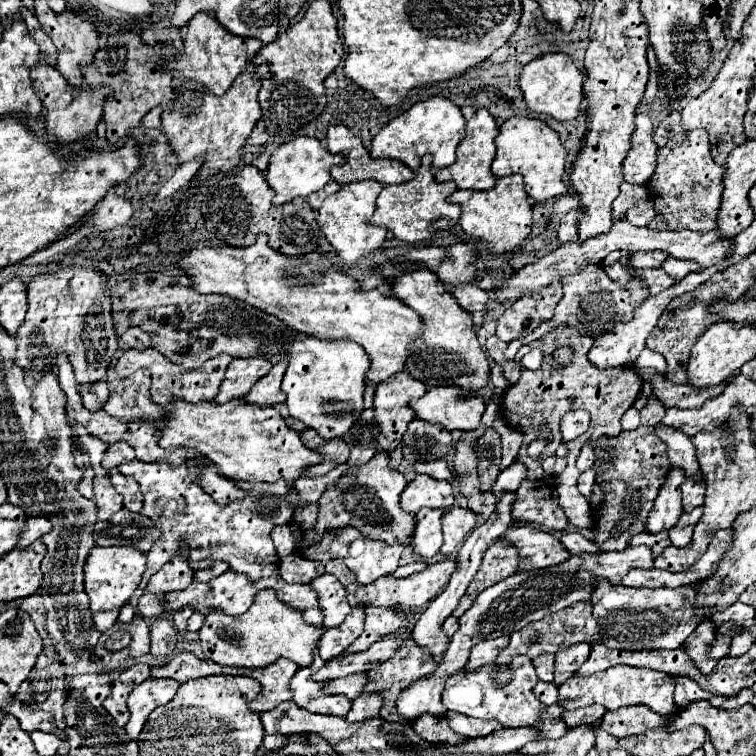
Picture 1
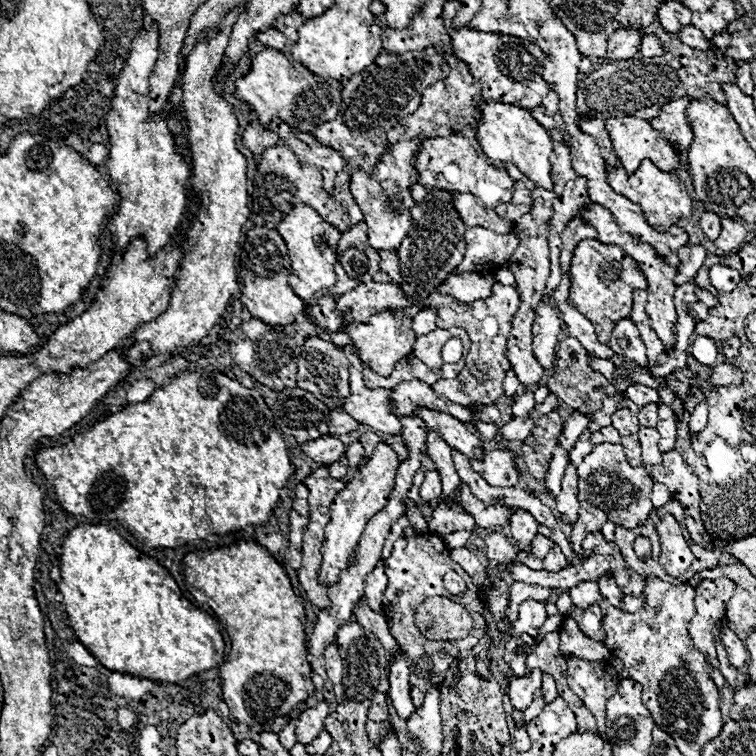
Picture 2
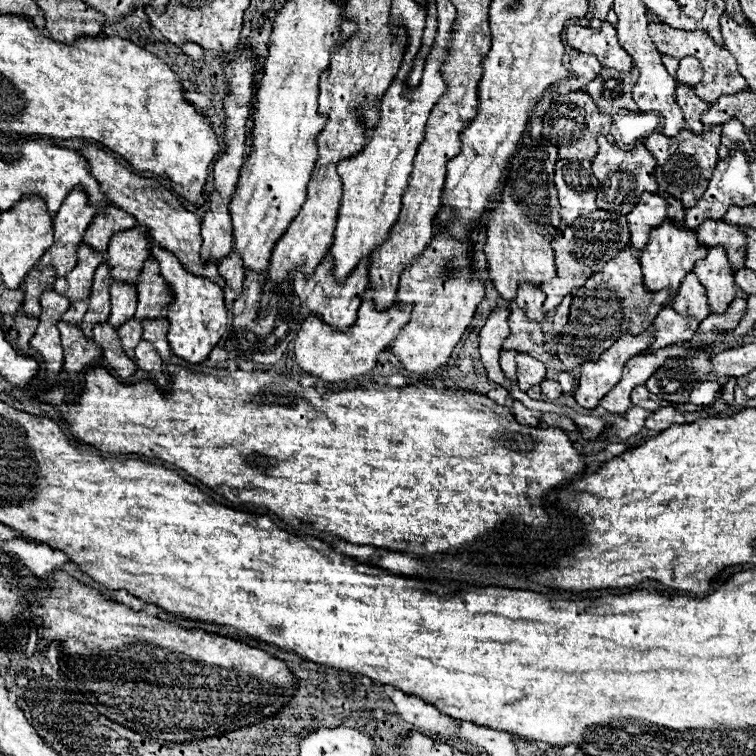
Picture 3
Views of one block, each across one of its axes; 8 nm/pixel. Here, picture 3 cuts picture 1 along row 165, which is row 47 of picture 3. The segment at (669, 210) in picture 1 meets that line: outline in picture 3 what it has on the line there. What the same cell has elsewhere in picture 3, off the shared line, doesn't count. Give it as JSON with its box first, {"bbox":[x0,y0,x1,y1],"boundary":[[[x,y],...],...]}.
{"bbox":[648,22,748,104],"boundary":[[[650,22],[648,30],[650,30],[650,38],[656,44],[656,48],[660,50],[660,54],[674,56],[678,60],[682,60],[684,56],[696,56],[704,64],[702,84],[696,84],[696,96],[700,96],[704,102],[712,104],[722,94],[736,94],[736,92],[746,90],[748,84],[740,76],[740,72],[736,68],[736,60],[732,58],[732,54],[724,48],[718,48],[706,32],[686,32],[686,30],[670,28],[668,24],[654,24],[654,22]]]}

